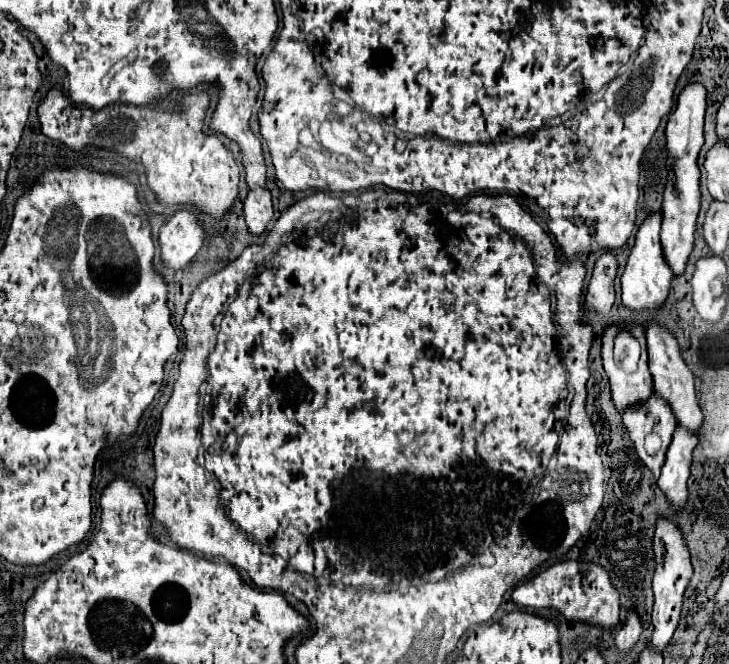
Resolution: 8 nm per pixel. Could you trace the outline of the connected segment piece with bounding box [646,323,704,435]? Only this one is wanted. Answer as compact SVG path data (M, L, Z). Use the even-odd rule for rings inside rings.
M650 323L646 329L646 341L648 341L648 365L650 365L650 373L654 377L656 395L668 403L678 425L682 425L690 433L698 435L698 431L704 423L704 415L698 407L698 399L696 399L696 391L694 391L694 379L692 379L692 373L686 367L686 363L678 351L676 337L672 333L668 333L662 325Z

